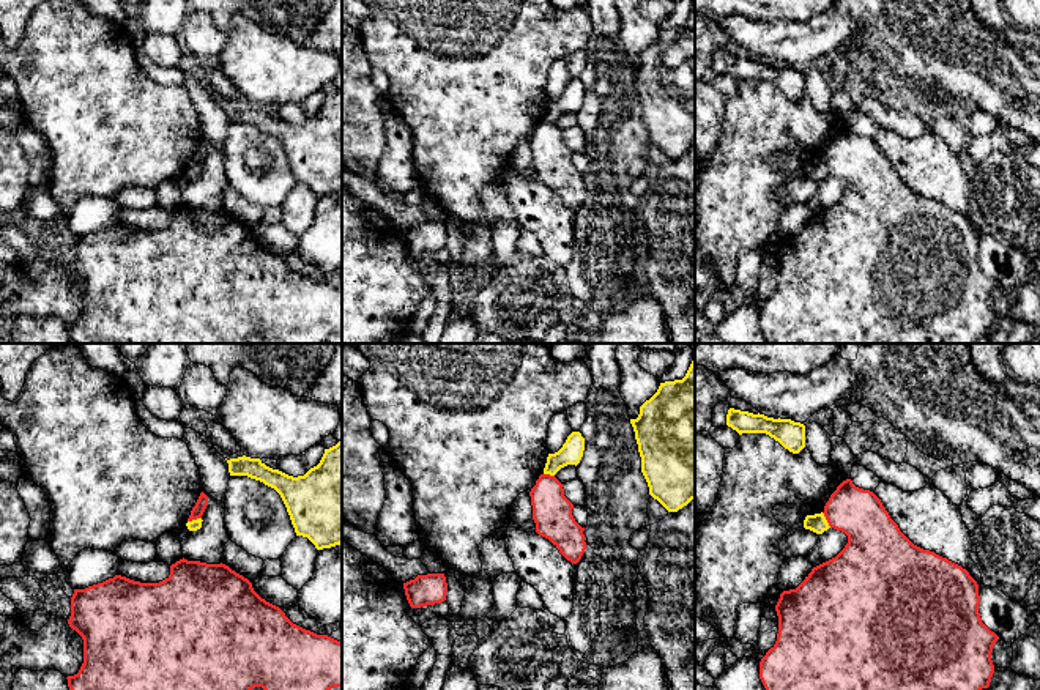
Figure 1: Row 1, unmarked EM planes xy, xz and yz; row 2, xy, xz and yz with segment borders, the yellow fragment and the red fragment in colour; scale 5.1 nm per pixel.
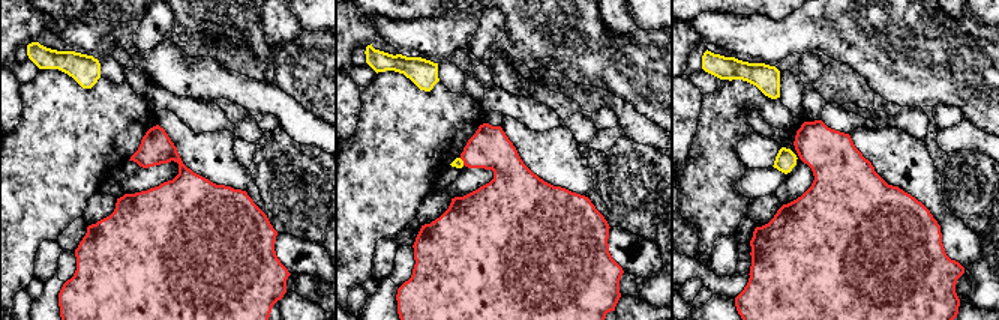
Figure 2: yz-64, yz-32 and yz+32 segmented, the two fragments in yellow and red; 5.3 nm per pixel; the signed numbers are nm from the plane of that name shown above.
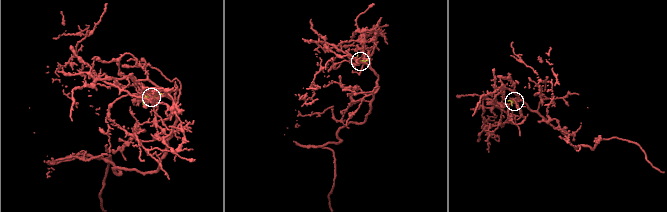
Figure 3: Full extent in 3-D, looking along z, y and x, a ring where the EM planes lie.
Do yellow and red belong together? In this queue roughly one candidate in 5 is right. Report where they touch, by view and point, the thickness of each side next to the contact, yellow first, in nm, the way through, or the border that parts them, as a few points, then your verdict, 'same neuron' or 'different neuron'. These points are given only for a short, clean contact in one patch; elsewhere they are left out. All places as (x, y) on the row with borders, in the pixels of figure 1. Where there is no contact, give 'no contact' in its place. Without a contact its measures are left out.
meets yellow in yz at (826, 520); 90 nm thick on the yellow side, 260 nm on the other; border along yz (821, 512), (831, 526); different neuron

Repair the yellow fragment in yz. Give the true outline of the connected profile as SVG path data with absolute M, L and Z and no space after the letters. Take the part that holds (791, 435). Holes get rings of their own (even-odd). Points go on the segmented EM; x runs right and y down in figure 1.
M730 408L726 425L739 435L766 433L793 454L799 454L805 447L805 425L791 419L774 419L760 413Z

